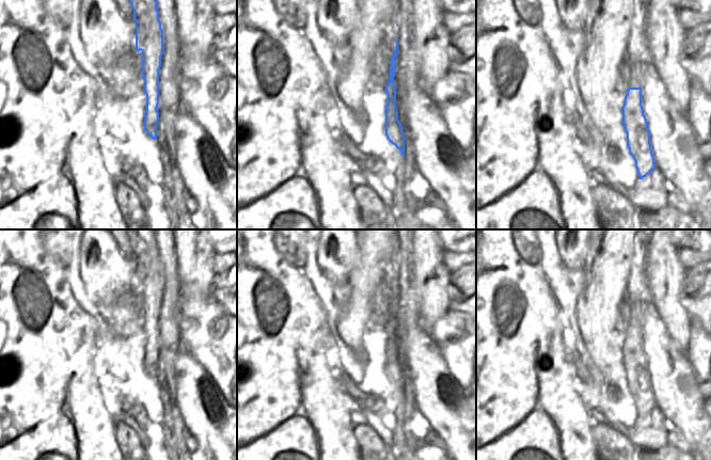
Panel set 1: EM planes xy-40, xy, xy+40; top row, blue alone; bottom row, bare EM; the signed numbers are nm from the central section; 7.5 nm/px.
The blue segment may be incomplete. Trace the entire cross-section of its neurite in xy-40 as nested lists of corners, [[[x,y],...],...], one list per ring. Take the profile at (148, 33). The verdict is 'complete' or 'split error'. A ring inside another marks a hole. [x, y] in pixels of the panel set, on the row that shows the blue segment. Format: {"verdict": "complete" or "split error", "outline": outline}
{"verdict": "complete", "outline": [[[129,0],[136,20],[136,50],[142,51],[142,78],[146,95],[144,129],[157,140],[159,121],[159,69],[163,54],[163,31],[156,0]]]}

